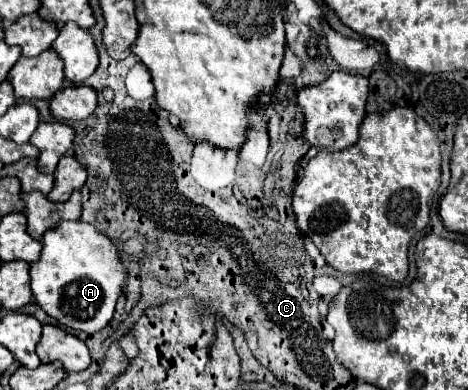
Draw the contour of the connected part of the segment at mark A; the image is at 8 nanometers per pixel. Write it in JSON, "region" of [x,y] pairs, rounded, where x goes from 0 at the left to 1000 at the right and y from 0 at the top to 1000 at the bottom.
{"region":[[[135,567],[122,572],[122,582],[105,587],[100,603],[88,613],[92,638],[83,669],[66,674],[66,746],[79,782],[109,813],[118,813],[126,828],[169,844],[182,854],[207,854],[216,849],[241,813],[250,762],[263,751],[267,736],[267,685],[259,679],[259,659],[250,649],[250,633],[237,623],[229,603],[220,603],[199,577],[173,572],[173,567]]]}

